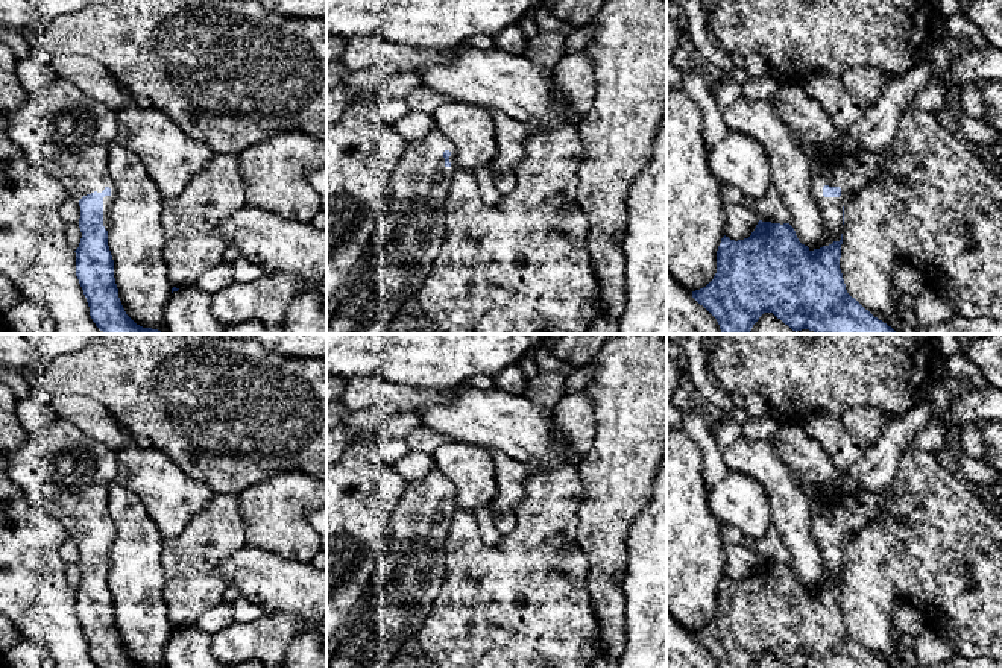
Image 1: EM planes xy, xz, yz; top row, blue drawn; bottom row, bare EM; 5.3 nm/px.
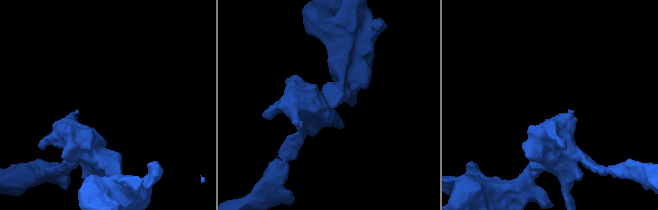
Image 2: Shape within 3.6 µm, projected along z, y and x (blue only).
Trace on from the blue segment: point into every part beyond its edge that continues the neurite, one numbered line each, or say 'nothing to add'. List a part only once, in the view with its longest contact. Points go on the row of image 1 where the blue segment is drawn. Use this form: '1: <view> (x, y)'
1: xy (66, 132)

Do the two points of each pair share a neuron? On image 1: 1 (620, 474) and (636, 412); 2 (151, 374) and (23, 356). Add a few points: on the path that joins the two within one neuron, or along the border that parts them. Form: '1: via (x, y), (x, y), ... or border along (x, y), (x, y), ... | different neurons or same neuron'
1: via (623, 459), (623, 451), (629, 445), (633, 427) | same neuron
2: border along (81, 349), (58, 356), (41, 372) | different neurons

